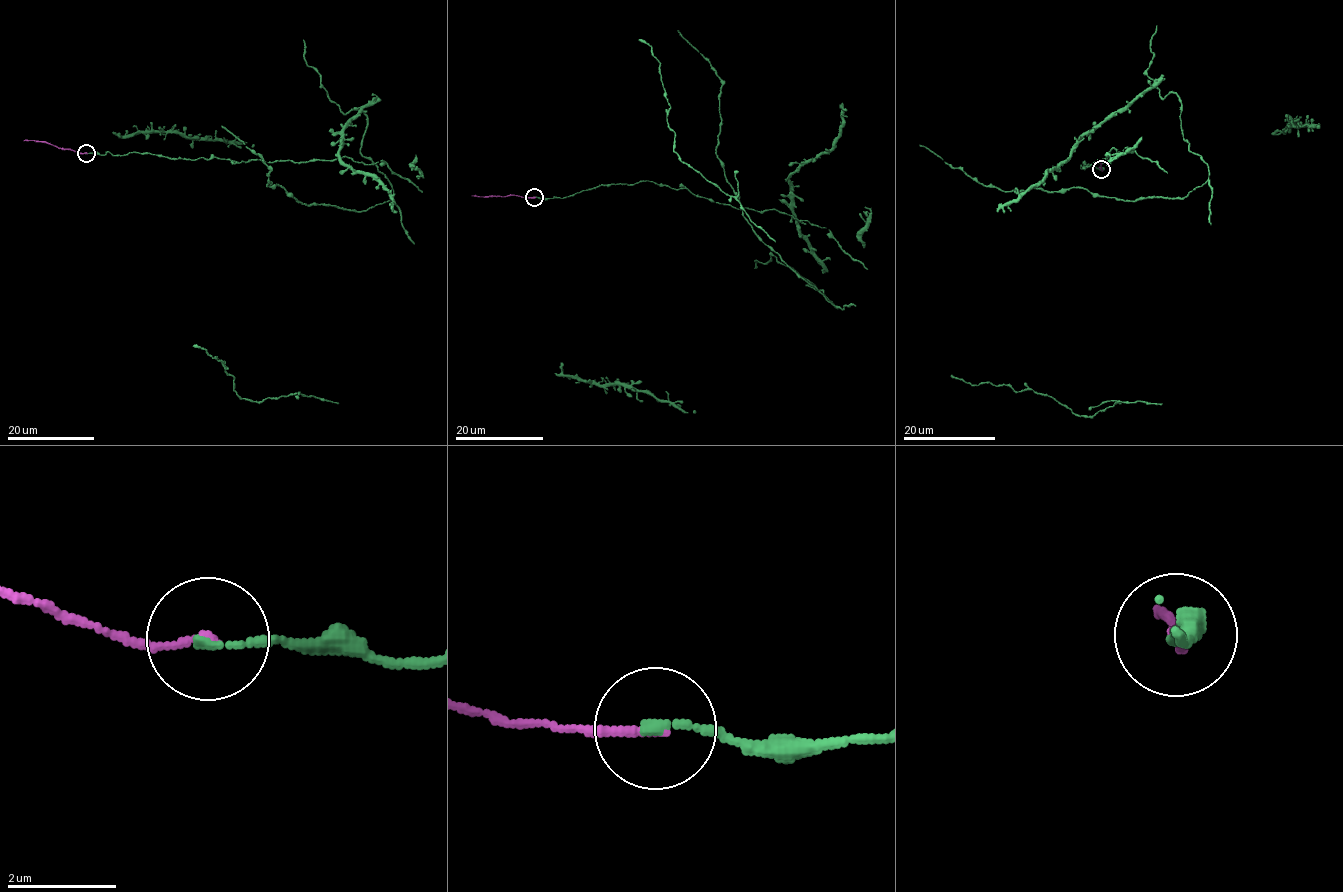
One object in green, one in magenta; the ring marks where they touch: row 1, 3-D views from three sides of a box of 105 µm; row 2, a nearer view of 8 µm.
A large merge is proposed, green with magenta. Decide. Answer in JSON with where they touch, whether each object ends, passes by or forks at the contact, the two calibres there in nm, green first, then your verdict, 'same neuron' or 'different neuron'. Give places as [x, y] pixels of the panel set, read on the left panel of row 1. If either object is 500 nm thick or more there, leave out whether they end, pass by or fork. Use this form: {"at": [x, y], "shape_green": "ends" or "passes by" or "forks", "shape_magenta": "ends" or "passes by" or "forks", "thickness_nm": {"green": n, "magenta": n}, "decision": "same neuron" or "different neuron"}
{"at": [86, 153], "shape_green": "ends", "shape_magenta": "ends", "thickness_nm": {"green": 150, "magenta": 180}, "decision": "same neuron"}

